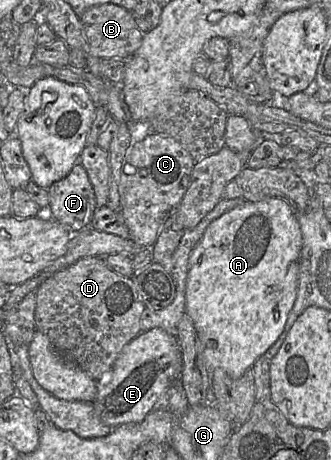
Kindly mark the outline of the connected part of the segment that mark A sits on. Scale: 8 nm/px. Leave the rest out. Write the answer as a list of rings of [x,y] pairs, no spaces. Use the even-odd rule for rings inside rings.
[[[277,197],[267,198],[258,202],[245,201],[209,224],[189,256],[185,300],[185,313],[194,324],[201,344],[201,355],[209,372],[212,372],[216,368],[222,368],[232,378],[240,378],[248,369],[252,369],[255,361],[263,356],[280,337],[297,297],[299,257],[302,243],[303,238],[298,222],[298,212],[288,202]]]

